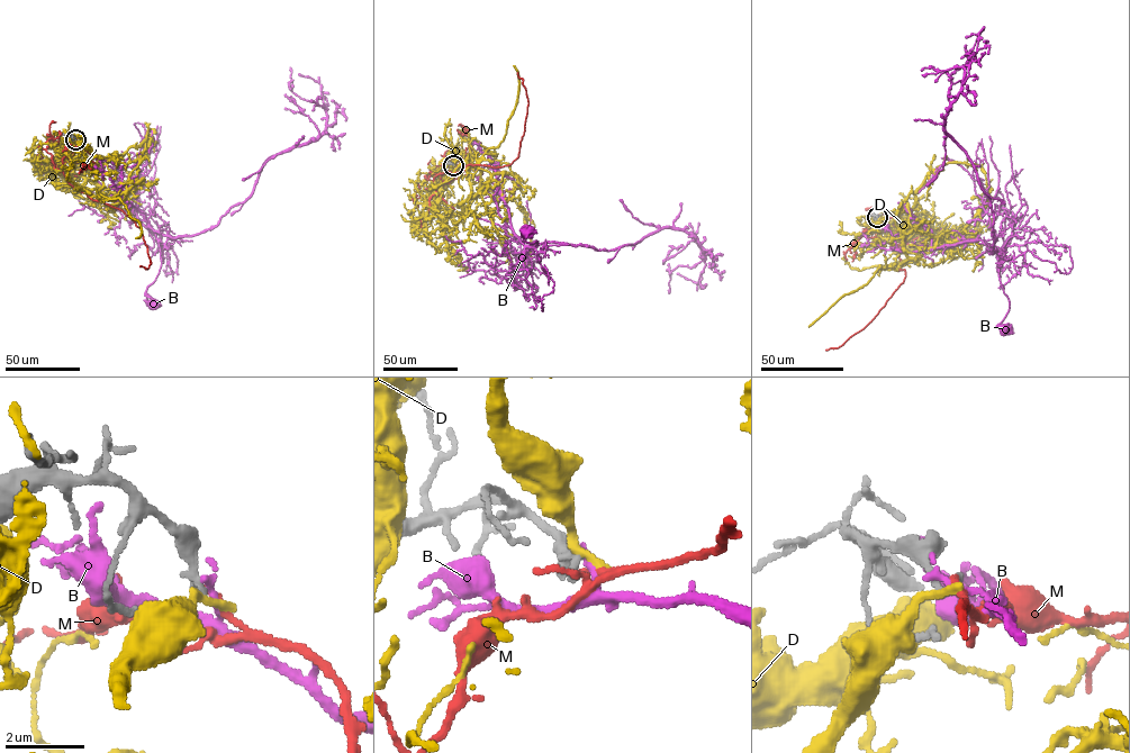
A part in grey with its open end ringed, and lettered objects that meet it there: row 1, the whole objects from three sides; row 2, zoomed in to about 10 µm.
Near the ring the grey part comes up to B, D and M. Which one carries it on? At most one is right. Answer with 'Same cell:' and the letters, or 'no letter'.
Same cell: M

